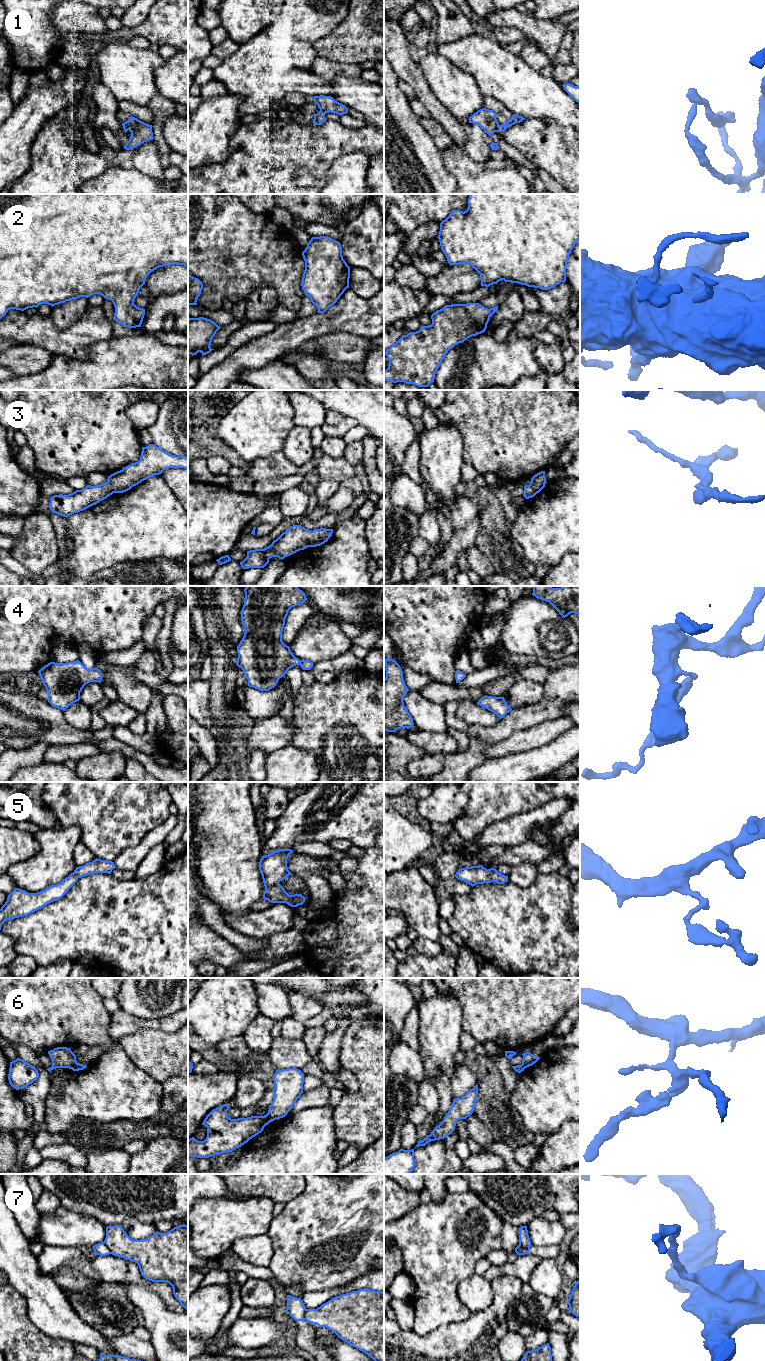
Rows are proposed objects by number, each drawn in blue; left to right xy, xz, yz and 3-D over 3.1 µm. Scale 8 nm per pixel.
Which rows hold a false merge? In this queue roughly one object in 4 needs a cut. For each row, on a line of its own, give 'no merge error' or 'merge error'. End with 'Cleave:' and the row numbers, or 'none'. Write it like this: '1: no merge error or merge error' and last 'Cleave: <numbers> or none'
1: merge error
2: no merge error
3: no merge error
4: no merge error
5: no merge error
6: merge error
7: merge error
Cleave: 1, 6, 7

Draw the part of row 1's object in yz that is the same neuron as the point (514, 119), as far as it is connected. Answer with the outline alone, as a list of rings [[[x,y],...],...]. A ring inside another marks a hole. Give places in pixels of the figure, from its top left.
[[[513,114],[512,117],[504,125],[498,125],[497,132],[504,132],[510,126],[516,123],[520,123],[523,120],[525,120],[524,117]]]

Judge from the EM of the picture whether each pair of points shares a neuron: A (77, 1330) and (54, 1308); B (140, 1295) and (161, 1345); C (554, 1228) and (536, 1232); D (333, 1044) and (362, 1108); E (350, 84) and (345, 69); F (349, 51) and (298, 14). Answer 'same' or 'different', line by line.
A: same
B: same
C: same
D: different
E: different
F: different

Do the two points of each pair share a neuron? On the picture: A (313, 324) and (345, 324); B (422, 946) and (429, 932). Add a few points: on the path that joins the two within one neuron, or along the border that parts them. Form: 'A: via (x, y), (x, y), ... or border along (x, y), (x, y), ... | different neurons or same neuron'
A: via (321, 324), (337, 324) | same neuron
B: border along (417, 934), (437, 941) | different neurons

